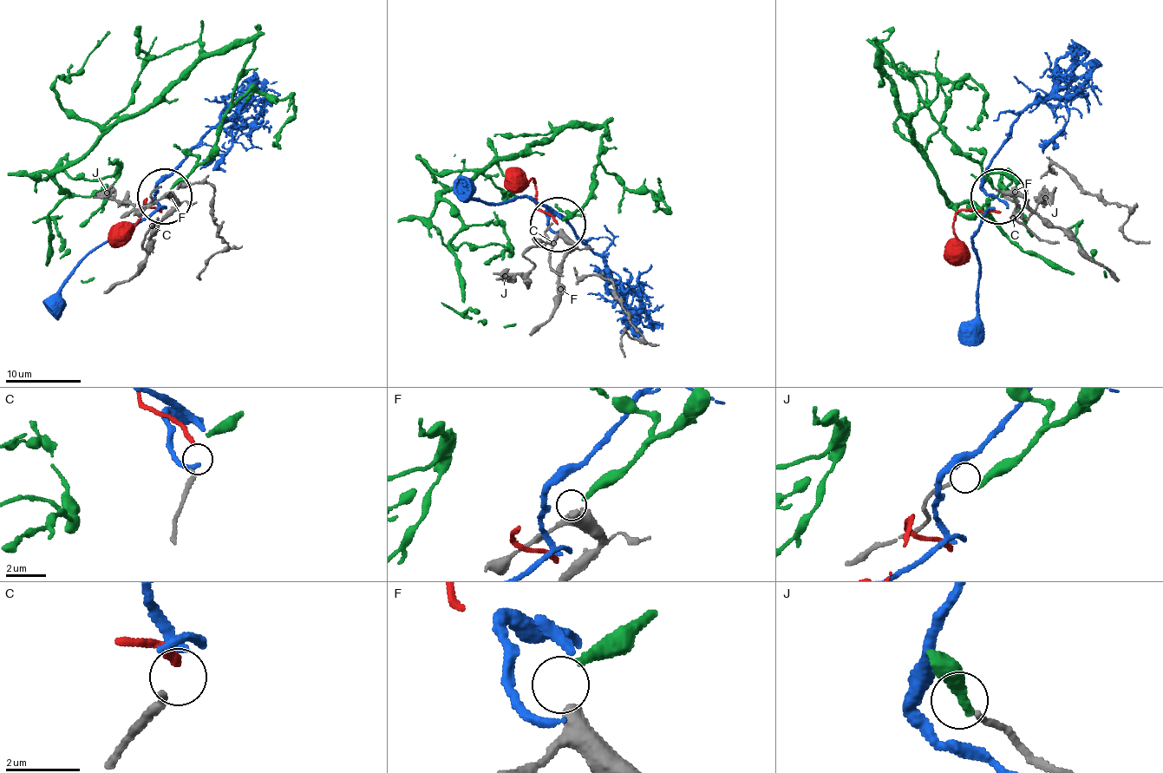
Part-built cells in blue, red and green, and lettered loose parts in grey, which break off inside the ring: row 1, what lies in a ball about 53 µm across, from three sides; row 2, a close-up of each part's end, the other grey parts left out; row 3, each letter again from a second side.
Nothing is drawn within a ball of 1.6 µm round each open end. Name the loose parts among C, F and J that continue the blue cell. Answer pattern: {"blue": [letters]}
{"blue": []}

